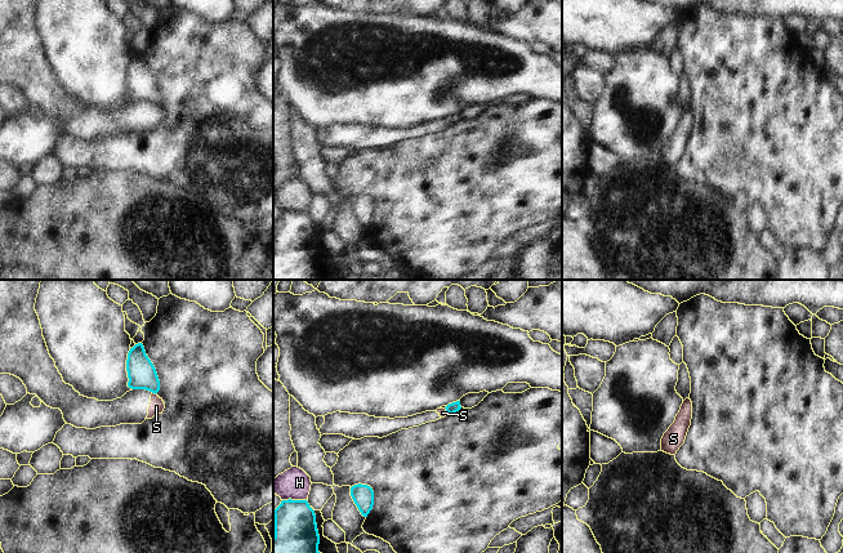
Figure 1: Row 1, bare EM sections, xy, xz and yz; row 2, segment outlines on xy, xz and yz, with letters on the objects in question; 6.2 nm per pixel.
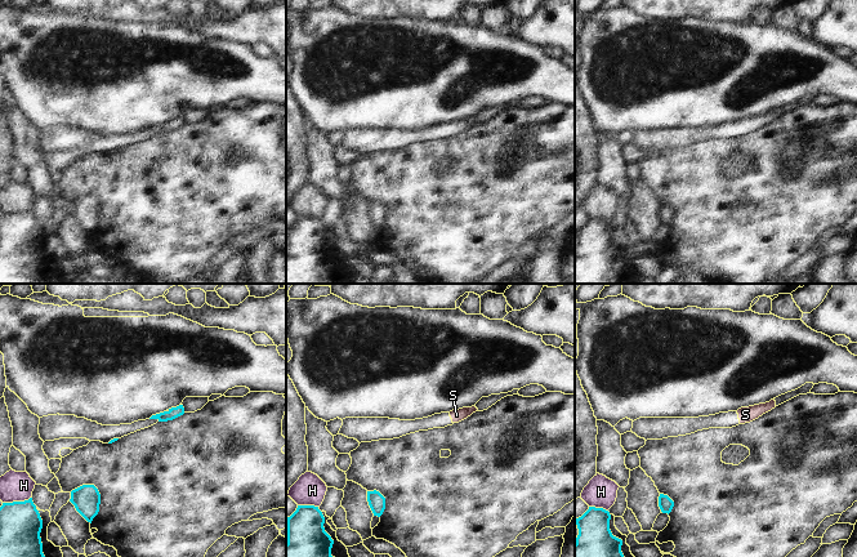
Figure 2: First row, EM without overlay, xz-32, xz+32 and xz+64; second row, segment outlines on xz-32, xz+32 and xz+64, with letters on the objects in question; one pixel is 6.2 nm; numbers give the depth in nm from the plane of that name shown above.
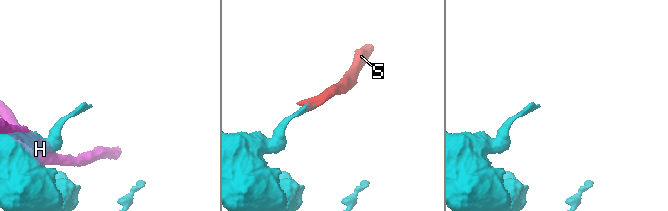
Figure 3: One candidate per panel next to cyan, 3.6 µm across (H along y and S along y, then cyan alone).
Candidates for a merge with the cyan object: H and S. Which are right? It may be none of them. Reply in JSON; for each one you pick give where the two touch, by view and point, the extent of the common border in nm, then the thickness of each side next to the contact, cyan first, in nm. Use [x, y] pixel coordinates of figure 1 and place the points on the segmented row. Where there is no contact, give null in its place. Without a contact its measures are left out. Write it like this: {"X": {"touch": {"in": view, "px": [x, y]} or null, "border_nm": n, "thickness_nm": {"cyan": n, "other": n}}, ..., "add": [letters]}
{"add": []}

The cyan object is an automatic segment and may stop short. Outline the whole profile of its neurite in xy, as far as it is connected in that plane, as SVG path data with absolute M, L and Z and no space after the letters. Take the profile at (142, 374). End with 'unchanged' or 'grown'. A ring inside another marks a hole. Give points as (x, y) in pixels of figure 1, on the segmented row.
M142 343L130 348L126 360L128 387L131 389L146 389L152 393L160 391L160 380L156 369L146 354Z; unchanged

